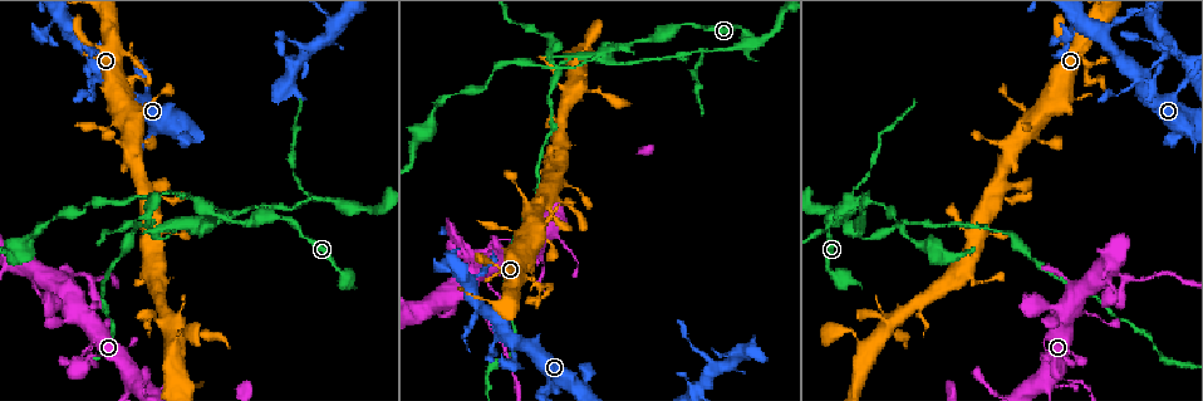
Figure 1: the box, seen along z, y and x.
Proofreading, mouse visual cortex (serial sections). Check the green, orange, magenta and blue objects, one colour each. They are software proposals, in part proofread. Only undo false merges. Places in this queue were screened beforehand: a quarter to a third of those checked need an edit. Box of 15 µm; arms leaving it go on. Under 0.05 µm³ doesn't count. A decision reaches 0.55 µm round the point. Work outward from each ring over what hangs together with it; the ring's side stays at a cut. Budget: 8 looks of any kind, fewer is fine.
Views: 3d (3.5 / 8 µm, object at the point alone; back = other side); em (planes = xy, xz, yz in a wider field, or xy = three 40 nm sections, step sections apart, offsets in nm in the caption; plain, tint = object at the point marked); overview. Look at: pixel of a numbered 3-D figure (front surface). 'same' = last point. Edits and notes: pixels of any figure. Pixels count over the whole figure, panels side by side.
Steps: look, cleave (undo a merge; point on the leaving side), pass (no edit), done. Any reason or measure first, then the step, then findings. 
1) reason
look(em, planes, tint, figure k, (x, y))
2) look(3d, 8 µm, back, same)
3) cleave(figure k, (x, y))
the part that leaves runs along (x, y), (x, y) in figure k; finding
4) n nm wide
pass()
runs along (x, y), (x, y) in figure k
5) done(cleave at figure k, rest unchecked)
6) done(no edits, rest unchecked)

three arms meet
look(3d, 3.5 µm, figure 1, (65, 280))

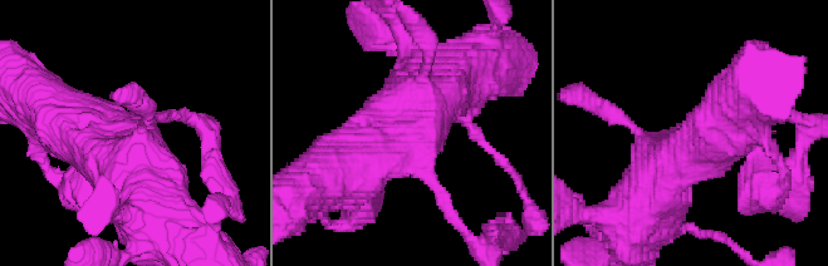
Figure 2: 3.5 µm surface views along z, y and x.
pass()
runs along (174, 216), (65, 127) in figure 2; continuous, no second cell

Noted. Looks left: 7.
narrows sharply
look(3d, 3.5 µm, figure 1, (620, 46))

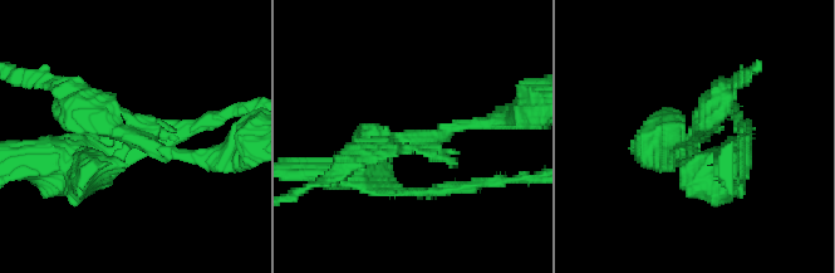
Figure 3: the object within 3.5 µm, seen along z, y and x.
need the tissue
look(em, planes, tint, figure 3, (130, 138))

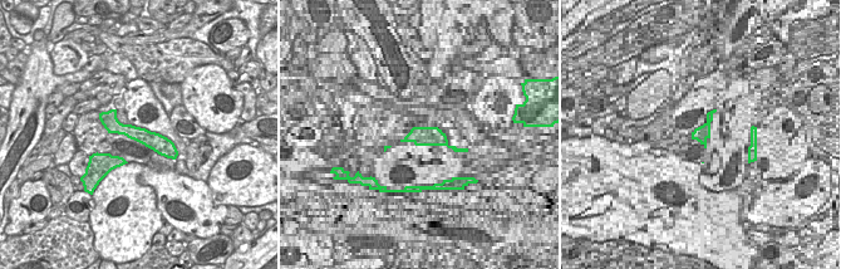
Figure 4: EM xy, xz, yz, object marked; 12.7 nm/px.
cleave(figure 3, (392, 183))
the part that leaves runs along (121, 151), (86, 174), (24, 162) in figure 3; a second cell is stuck on

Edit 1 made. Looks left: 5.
see it whole again
look(overview)

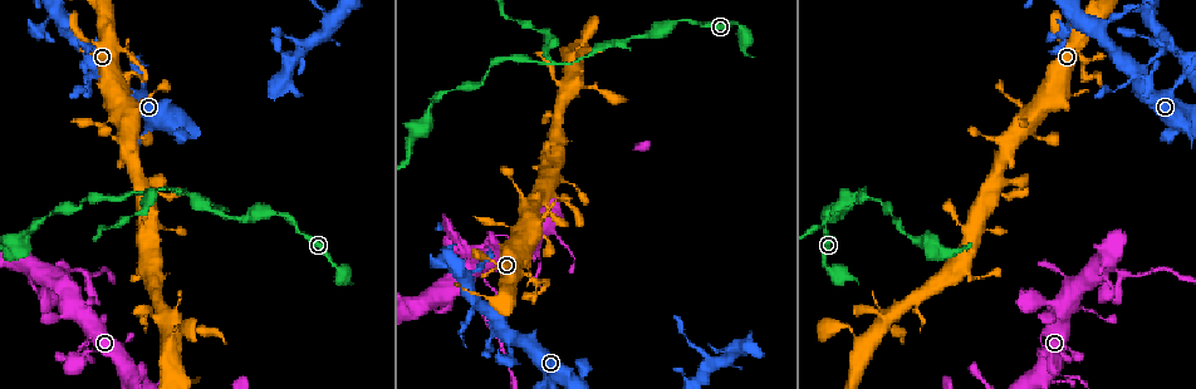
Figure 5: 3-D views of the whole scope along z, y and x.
three-way junction
look(3d, 3.5 µm, back, figure 5, (554, 63))

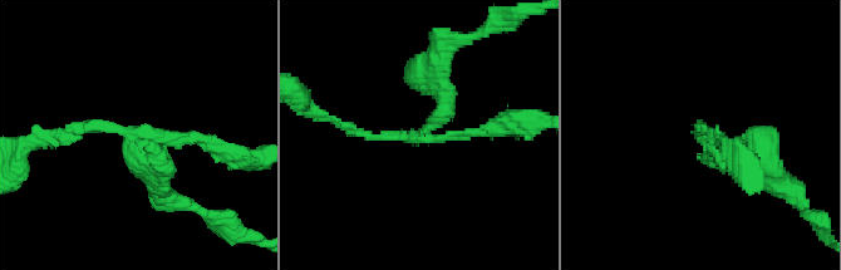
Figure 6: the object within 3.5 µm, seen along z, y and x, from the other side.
3 arms; arms of 150, 150, 250 nm; shape alone is not enough
look(em, xy, step 3, plain, figure 6, (422, 134))

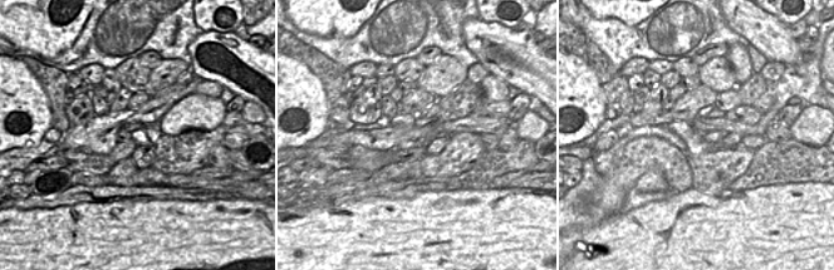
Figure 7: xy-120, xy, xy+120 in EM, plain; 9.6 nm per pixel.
where the object lies
look(em, xy, step 3, tint, same)

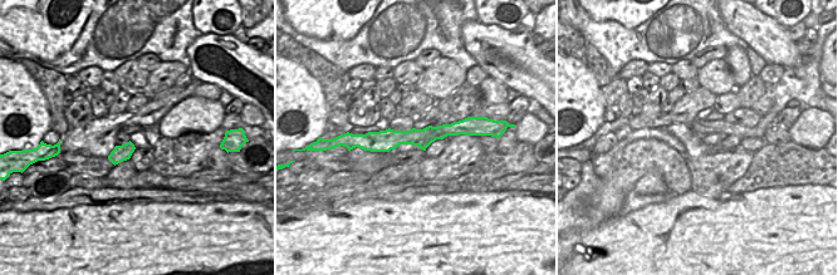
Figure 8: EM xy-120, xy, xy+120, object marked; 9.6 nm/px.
pass()
runs along (470, 128), (362, 143) in figure 8; continuous, no second cell

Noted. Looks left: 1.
done(cleave at figure 3, rest unchecked)

